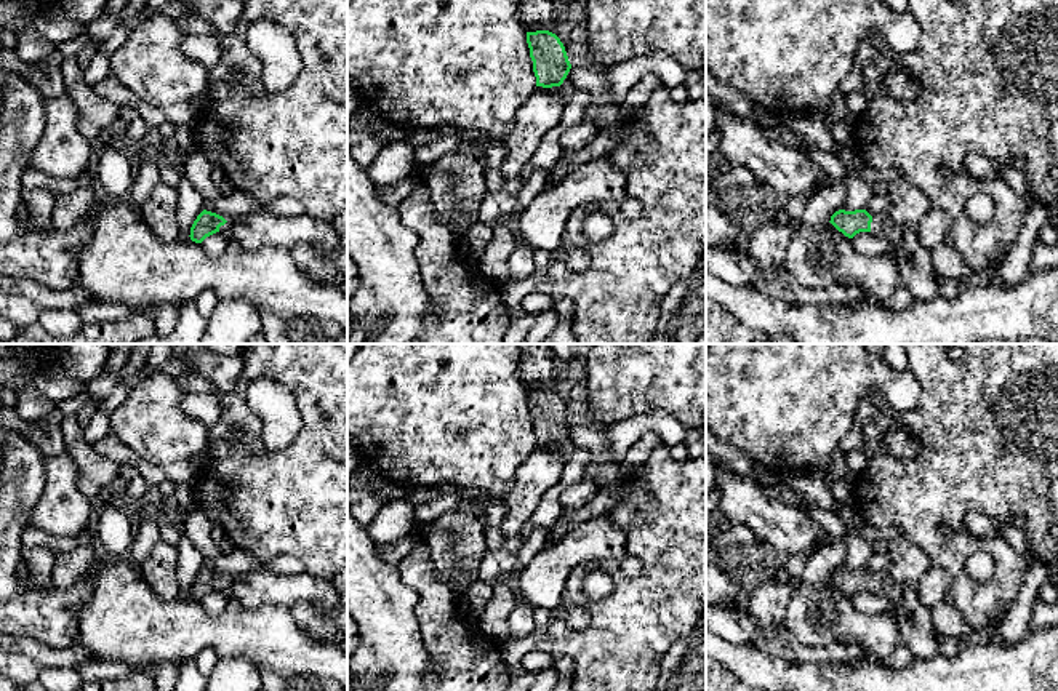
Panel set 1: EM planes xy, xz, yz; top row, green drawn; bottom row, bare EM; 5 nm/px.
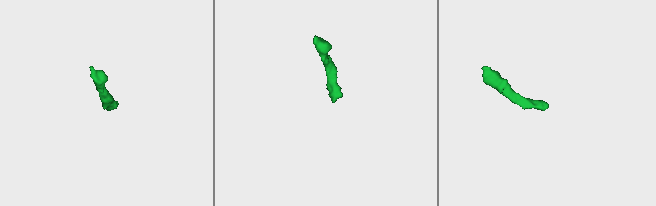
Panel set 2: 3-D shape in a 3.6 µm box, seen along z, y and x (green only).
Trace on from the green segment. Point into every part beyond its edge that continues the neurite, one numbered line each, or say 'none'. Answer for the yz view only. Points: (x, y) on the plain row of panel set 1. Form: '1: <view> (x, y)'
1: yz (882, 584)

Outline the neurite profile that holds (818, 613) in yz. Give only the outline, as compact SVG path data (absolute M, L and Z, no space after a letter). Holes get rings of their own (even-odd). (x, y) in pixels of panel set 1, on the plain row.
M792 576L791 581L794 592L787 601L783 624L802 645L860 645L877 661L888 661L901 641L895 616L858 611L852 597L831 581L802 582L800 576Z

